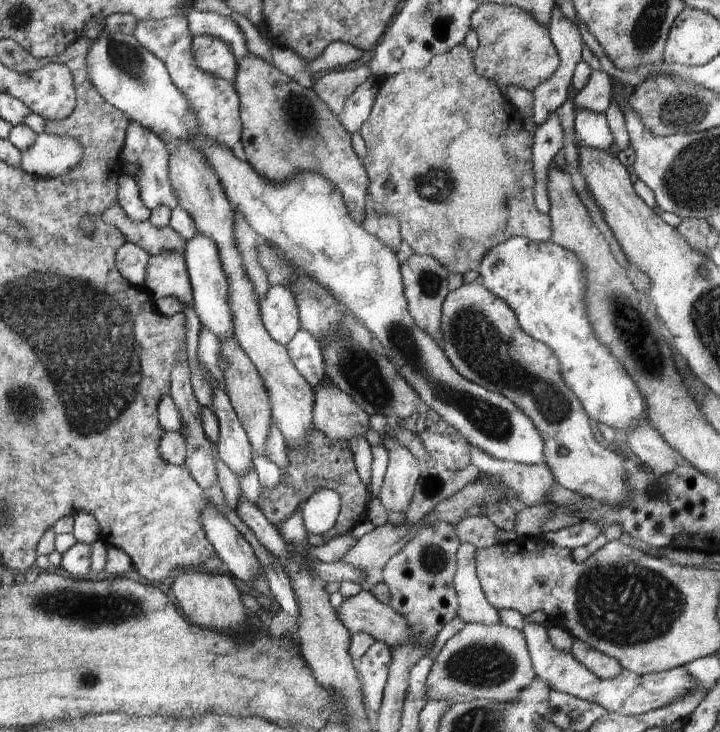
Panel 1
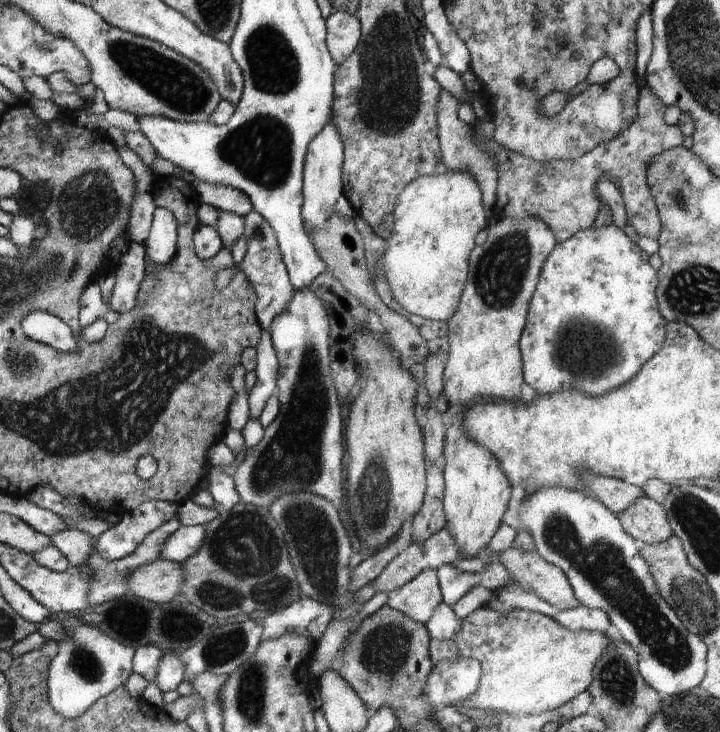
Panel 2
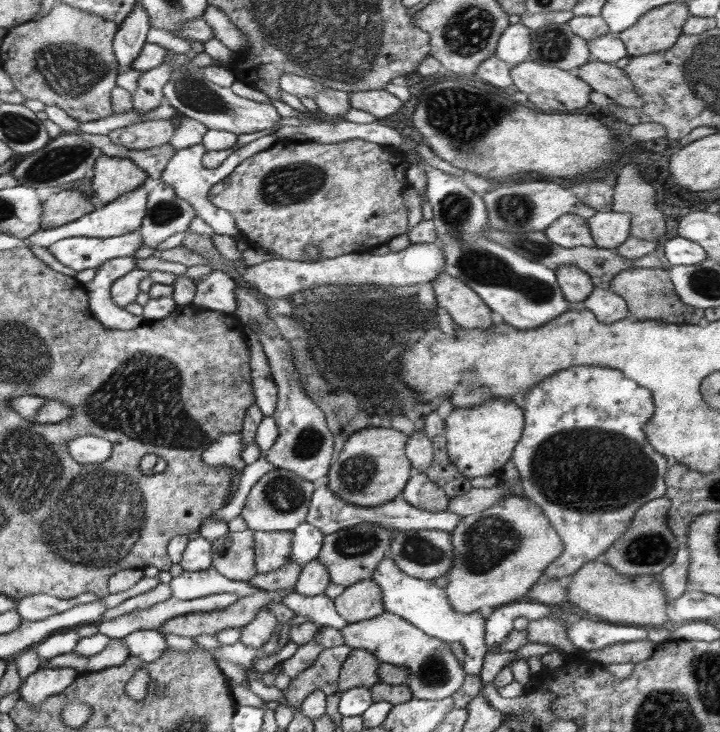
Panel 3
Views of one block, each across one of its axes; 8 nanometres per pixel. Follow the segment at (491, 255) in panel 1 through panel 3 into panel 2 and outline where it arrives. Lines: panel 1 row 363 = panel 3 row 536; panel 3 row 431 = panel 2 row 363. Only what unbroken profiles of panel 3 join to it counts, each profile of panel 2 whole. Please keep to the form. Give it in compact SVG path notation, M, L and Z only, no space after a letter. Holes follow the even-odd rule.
M613 223L597 230L591 227L574 234L565 242L557 243L542 266L538 285L529 303L525 328L519 341L523 363L523 380L537 392L542 392L542 394L556 392L560 388L574 388L574 390L586 392L590 396L606 394L606 392L618 388L620 384L628 382L640 370L642 364L651 360L662 349L665 340L667 321L660 315L657 308L655 296L657 283L657 272L649 264L649 257L625 236L623 230L616 228Z

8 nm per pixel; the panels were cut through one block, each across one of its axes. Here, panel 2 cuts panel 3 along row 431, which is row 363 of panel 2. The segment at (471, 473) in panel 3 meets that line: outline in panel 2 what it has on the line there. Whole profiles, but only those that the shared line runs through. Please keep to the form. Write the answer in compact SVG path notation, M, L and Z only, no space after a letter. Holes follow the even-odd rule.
M497 216L489 222L488 239L482 246L475 246L469 257L469 272L454 315L446 322L449 331L449 354L443 364L443 392L447 399L447 411L450 424L447 424L447 434L444 446L445 494L443 510L446 518L445 528L451 535L451 540L459 549L462 559L477 559L490 545L491 539L503 524L503 516L507 510L511 487L506 476L503 476L501 466L477 441L469 438L469 433L462 427L461 419L465 408L478 399L505 399L518 401L521 399L523 384L523 363L519 341L525 328L529 303L540 279L540 272L546 258L556 247L557 241L550 228L540 217L528 216L525 219L512 219Z

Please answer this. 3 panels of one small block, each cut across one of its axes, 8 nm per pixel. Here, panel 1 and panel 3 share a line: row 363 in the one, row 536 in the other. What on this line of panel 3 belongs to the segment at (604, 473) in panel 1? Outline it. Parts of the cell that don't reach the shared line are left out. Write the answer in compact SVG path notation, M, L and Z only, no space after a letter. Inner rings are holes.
M515 494L500 499L486 510L460 517L450 536L454 563L446 573L448 585L443 589L452 610L460 614L526 599L532 585L564 550L562 539L545 512L530 499Z

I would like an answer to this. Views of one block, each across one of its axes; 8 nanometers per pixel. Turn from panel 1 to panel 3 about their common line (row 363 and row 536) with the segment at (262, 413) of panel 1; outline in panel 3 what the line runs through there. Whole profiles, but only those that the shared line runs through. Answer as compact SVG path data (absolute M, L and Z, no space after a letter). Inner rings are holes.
M252 530L228 531L211 543L212 567L222 576L235 581L248 581L256 575Z

